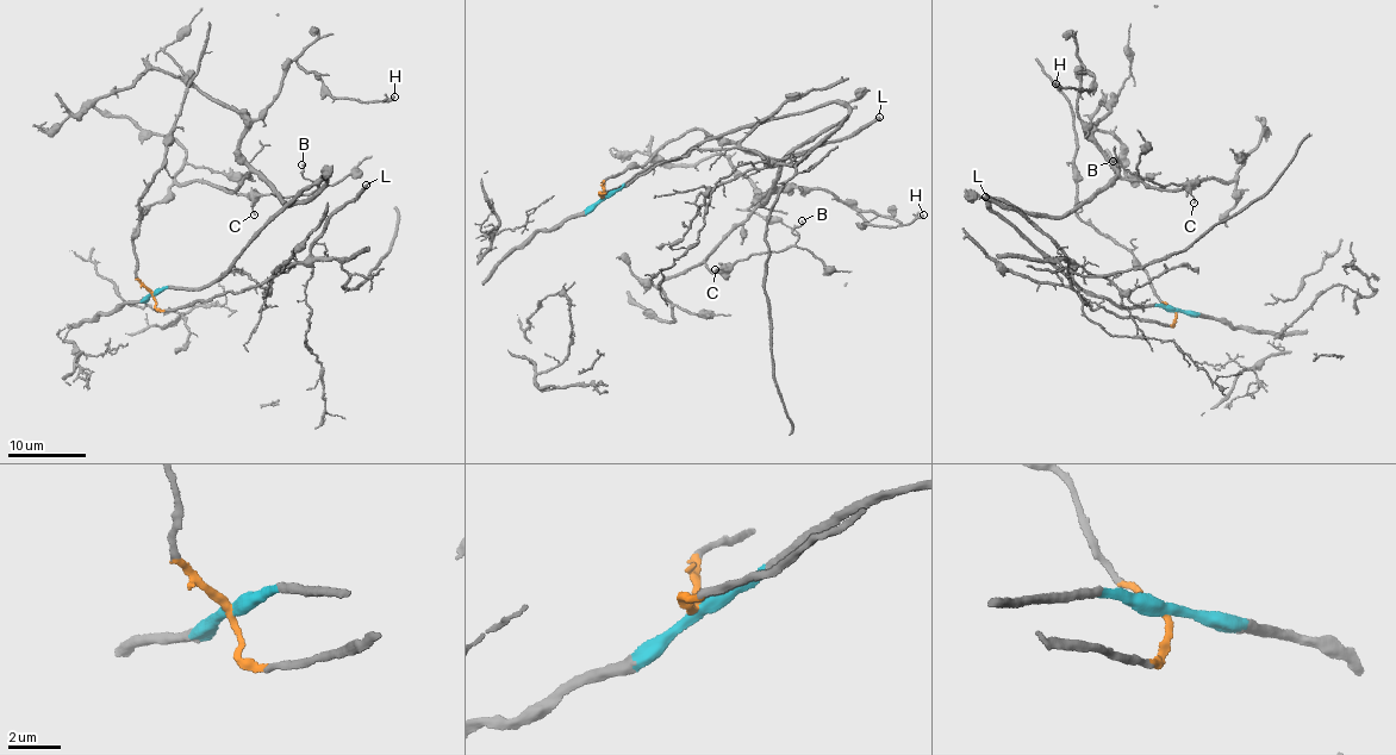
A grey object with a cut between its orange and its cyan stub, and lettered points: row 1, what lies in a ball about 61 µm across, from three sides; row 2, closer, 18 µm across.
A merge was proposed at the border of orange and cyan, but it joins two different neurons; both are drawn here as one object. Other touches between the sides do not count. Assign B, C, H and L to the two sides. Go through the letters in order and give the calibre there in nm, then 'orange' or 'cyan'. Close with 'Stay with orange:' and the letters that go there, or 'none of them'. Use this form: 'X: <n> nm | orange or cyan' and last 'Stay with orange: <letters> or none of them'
B: 120 nm | cyan
C: 100 nm | cyan
H: 160 nm | cyan
L: 280 nm | orange
Stay with orange: L

